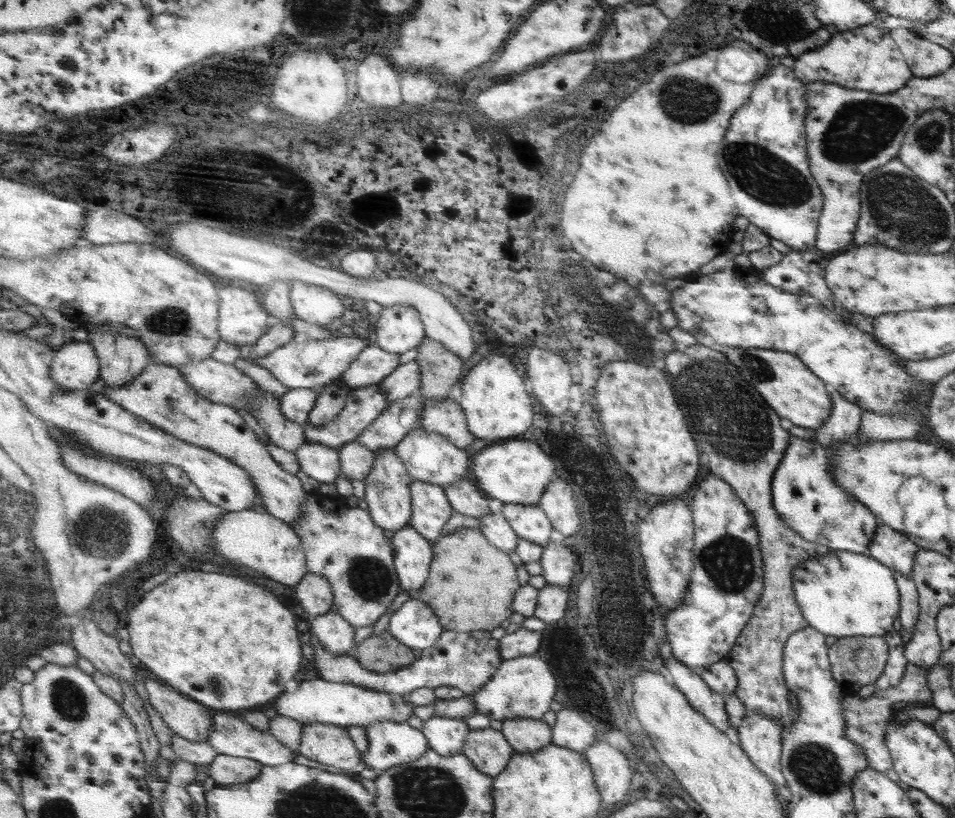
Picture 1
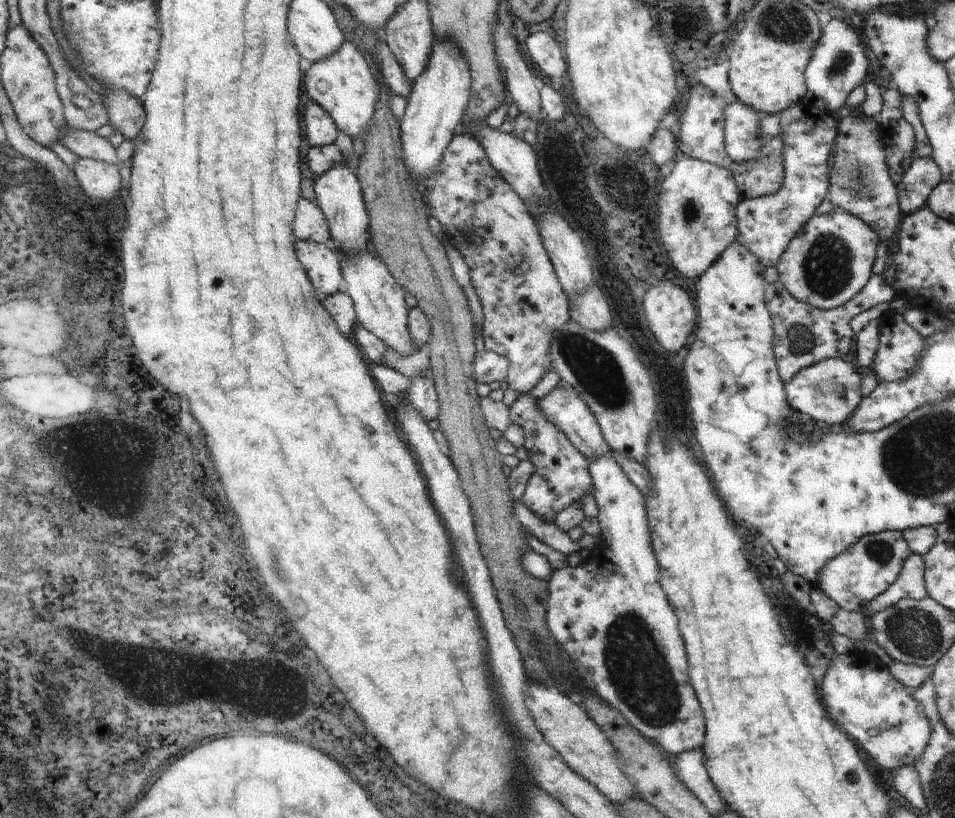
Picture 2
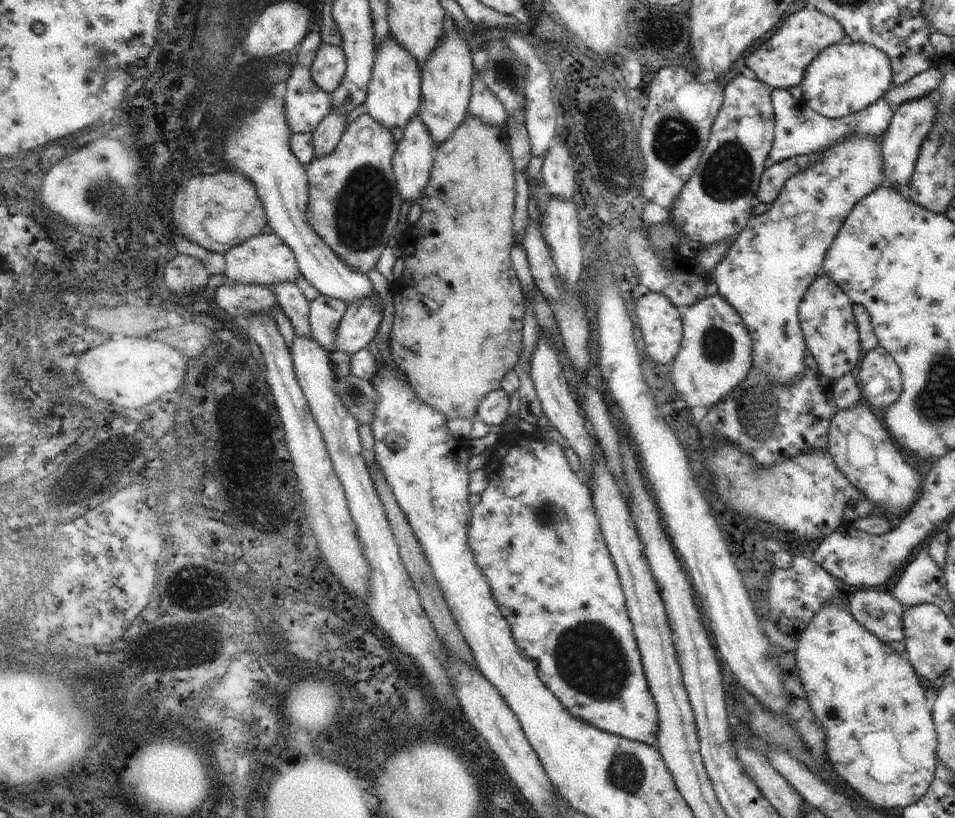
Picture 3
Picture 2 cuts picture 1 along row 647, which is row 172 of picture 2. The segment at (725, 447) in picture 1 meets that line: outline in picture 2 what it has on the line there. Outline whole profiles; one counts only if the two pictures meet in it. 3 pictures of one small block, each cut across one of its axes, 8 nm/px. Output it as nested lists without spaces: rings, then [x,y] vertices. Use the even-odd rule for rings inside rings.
[[[779,132],[775,138],[769,138],[769,142],[765,142],[761,160],[753,160],[753,164],[729,166],[741,200],[771,196],[781,188],[783,178],[785,178],[783,152],[785,152],[785,142]]]

